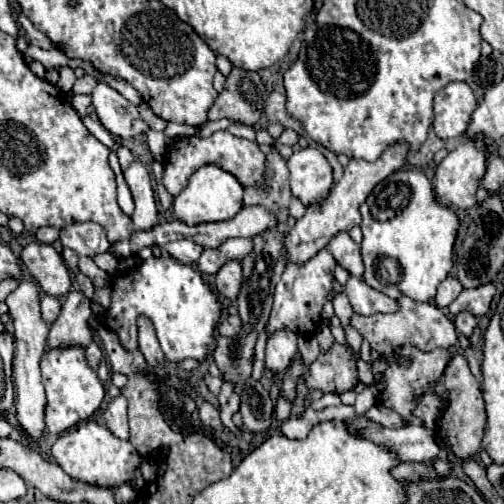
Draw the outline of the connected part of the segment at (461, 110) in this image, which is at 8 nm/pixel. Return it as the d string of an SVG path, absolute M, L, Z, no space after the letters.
M449 82L435 94L433 100L435 134L441 140L463 136L475 106L477 106L475 94L465 82Z

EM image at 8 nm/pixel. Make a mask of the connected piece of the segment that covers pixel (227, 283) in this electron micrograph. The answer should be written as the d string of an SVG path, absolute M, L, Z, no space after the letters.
M229 262L225 264L219 272L217 272L217 290L227 298L227 300L235 300L237 292L241 288L241 264L237 262Z

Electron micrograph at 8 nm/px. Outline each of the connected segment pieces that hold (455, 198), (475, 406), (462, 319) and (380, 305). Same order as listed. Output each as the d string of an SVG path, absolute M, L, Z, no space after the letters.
M465 140L463 144L459 144L441 160L441 164L435 170L433 192L435 192L437 202L447 208L459 208L459 210L473 208L477 204L475 192L479 188L481 178L485 176L485 166L487 166L487 154L483 150L483 144L473 142L473 140Z
M455 354L449 360L443 374L443 384L449 390L449 406L445 408L439 422L439 442L447 450L449 460L469 460L479 452L485 432L485 402L481 396L481 384L475 380L467 360L461 354Z
M461 312L461 314L455 316L455 328L457 328L457 332L461 332L463 336L469 338L469 336L473 334L475 326L477 326L477 320L475 320L475 316L473 316L471 312Z
M349 276L347 280L347 296L355 314L361 314L361 316L373 316L377 312L393 314L399 308L397 300L391 300L383 292L373 290L361 278L355 278L355 276Z

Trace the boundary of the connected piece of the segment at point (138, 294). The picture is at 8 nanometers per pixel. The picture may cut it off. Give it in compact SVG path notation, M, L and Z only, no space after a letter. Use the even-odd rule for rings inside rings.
M152 256L137 264L131 272L117 274L111 282L111 292L113 298L111 306L103 314L103 324L119 336L121 344L129 352L137 350L139 314L147 316L153 322L157 340L169 362L181 362L185 358L203 362L213 350L213 330L219 322L221 304L193 266L179 264L169 256Z

